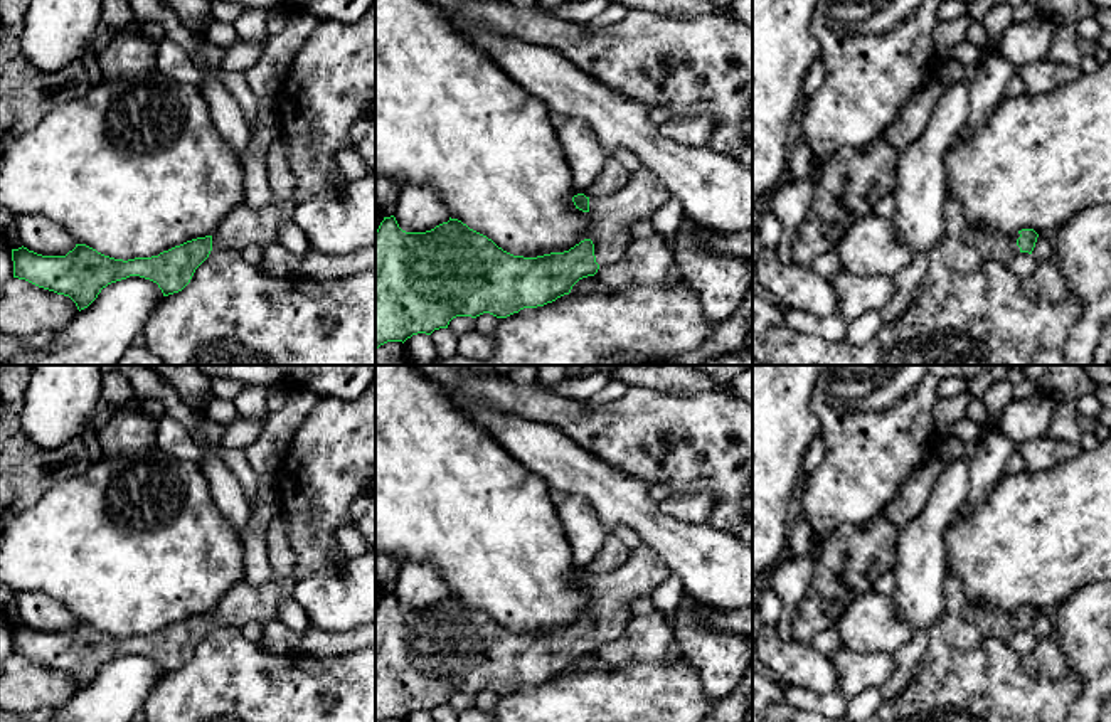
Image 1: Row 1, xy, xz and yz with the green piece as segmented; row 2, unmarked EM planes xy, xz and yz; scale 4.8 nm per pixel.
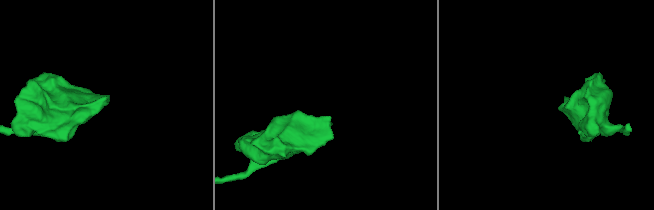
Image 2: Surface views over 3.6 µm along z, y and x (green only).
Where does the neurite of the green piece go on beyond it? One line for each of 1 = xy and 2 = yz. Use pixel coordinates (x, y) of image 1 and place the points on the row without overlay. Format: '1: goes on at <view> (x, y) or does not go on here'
1: goes on at xy (243, 603)
2: goes on at yz (997, 623)

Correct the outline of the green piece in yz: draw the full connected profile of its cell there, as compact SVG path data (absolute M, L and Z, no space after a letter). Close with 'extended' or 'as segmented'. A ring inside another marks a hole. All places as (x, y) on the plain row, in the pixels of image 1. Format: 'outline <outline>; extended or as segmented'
outline M968 604L965 619L983 634L1008 641L1015 631L1032 631L1039 611L1034 606L1022 606L1017 611L1002 611L983 604Z; extended

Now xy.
outline M279 510L268 525L271 577L259 587L244 579L234 584L212 613L197 614L152 634L114 636L86 621L66 633L42 633L27 624L12 626L13 655L69 673L77 687L88 685L111 660L140 653L158 661L163 673L182 668L212 626L266 624L279 616L281 603L296 586L296 555Z; extended

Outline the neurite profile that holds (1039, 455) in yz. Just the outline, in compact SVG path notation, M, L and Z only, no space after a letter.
M1047 434L1037 439L1017 443L1018 453L1025 463L1025 471L1040 473L1074 458L1081 451L1079 443L1066 443Z

